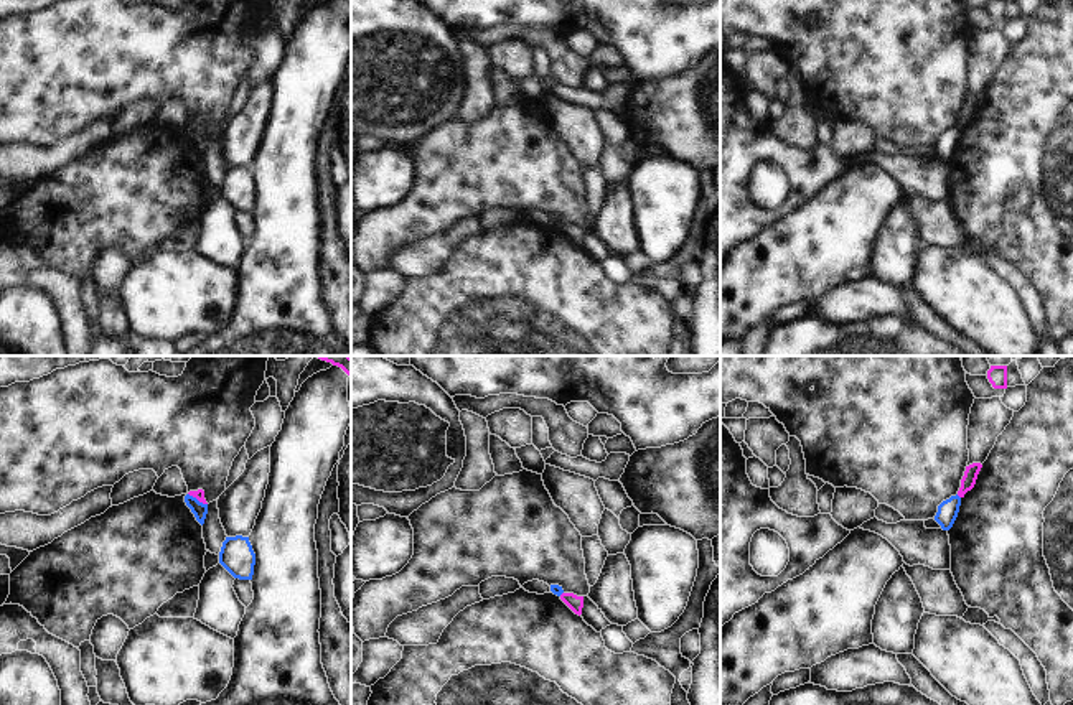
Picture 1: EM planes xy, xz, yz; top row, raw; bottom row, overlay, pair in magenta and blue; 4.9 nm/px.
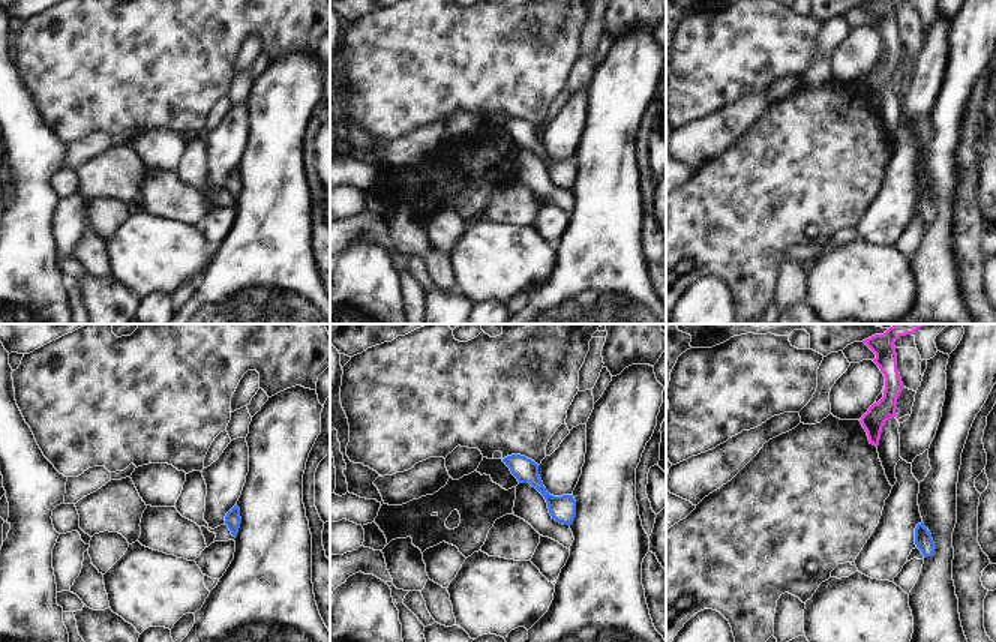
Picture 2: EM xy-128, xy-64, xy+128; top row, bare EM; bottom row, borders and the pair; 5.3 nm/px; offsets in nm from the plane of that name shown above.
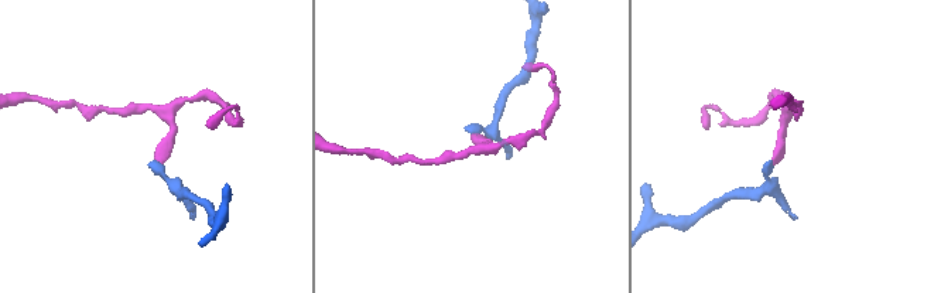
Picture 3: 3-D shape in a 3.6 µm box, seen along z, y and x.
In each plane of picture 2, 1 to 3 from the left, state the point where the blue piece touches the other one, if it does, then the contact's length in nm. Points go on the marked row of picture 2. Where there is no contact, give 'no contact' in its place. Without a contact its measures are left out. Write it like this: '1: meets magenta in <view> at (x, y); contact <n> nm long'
1: no contact
2: no contact
3: no contact

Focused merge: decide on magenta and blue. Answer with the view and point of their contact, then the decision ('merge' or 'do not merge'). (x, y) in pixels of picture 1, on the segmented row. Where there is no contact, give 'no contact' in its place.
meets magenta in xy at (198, 499); merge

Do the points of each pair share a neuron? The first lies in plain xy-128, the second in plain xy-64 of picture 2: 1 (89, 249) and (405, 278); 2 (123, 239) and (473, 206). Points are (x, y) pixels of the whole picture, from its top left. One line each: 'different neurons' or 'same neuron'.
1: different neurons
2: different neurons

